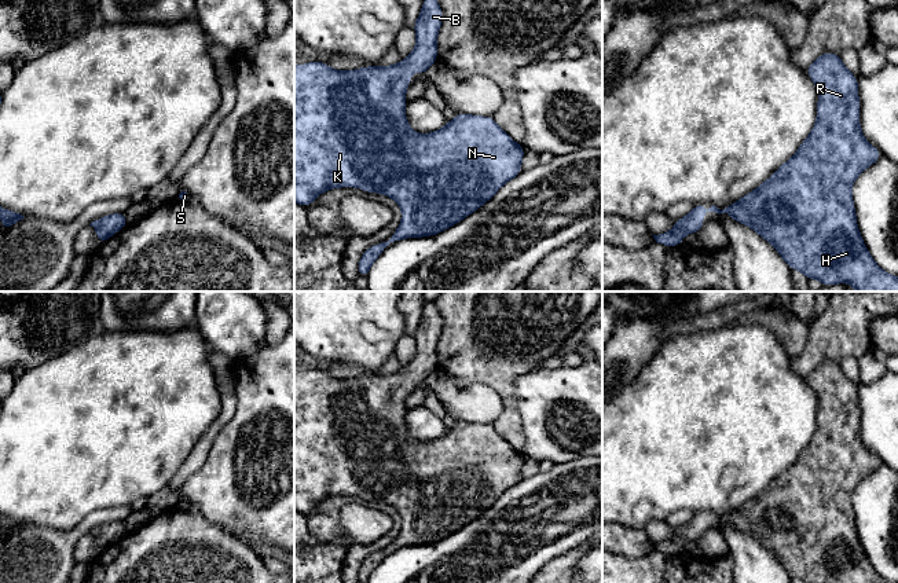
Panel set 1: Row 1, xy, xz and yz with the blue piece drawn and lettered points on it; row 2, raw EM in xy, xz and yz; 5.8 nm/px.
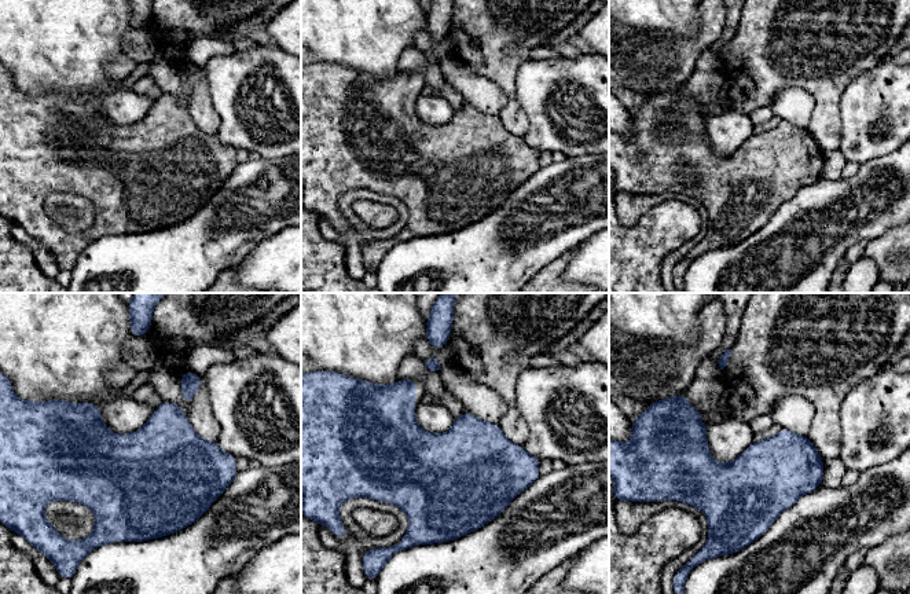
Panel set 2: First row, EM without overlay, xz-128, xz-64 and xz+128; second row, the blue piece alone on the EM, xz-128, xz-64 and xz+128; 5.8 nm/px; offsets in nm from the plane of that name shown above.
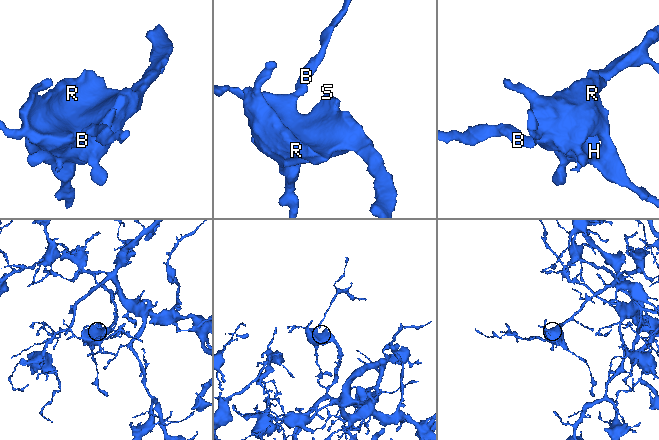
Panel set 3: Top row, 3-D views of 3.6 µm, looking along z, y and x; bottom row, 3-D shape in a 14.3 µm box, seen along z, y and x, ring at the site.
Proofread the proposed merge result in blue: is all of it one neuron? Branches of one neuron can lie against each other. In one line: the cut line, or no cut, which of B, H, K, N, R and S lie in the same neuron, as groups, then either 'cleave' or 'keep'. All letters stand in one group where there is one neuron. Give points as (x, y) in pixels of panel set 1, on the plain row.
no cut; B H K N R S; keep

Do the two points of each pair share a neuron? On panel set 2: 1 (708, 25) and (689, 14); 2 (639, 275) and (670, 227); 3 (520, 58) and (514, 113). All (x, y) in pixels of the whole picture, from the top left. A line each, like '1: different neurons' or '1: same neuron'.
1: different neurons
2: same neuron
3: same neuron

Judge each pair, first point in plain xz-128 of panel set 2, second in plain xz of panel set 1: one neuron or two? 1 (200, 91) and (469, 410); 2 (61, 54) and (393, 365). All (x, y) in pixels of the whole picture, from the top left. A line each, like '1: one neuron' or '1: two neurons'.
1: two neurons
2: two neurons

